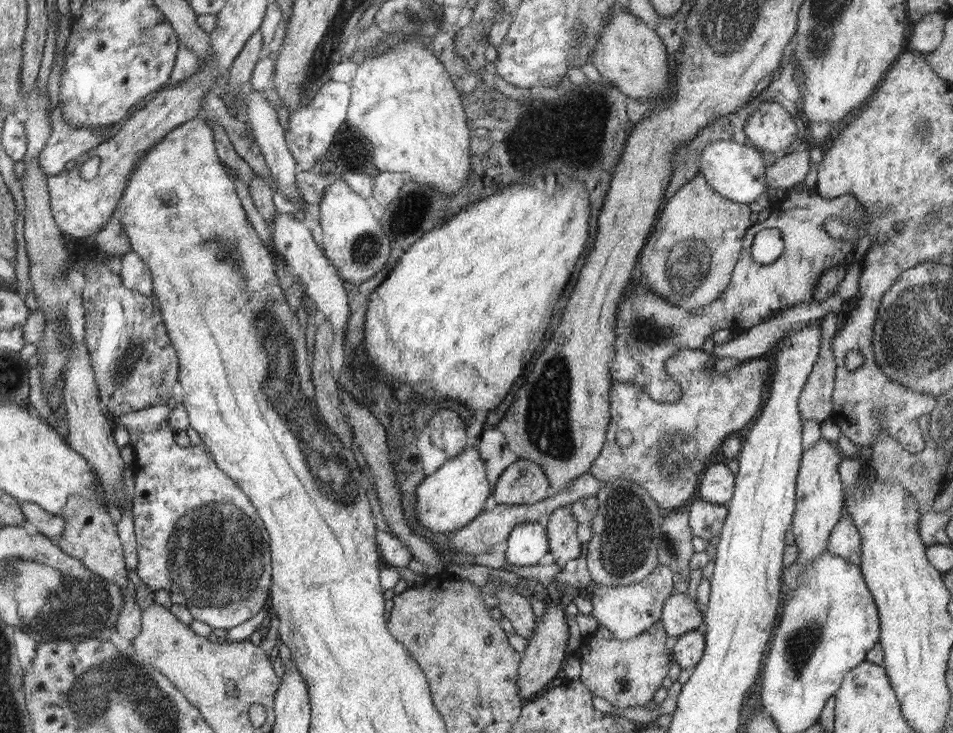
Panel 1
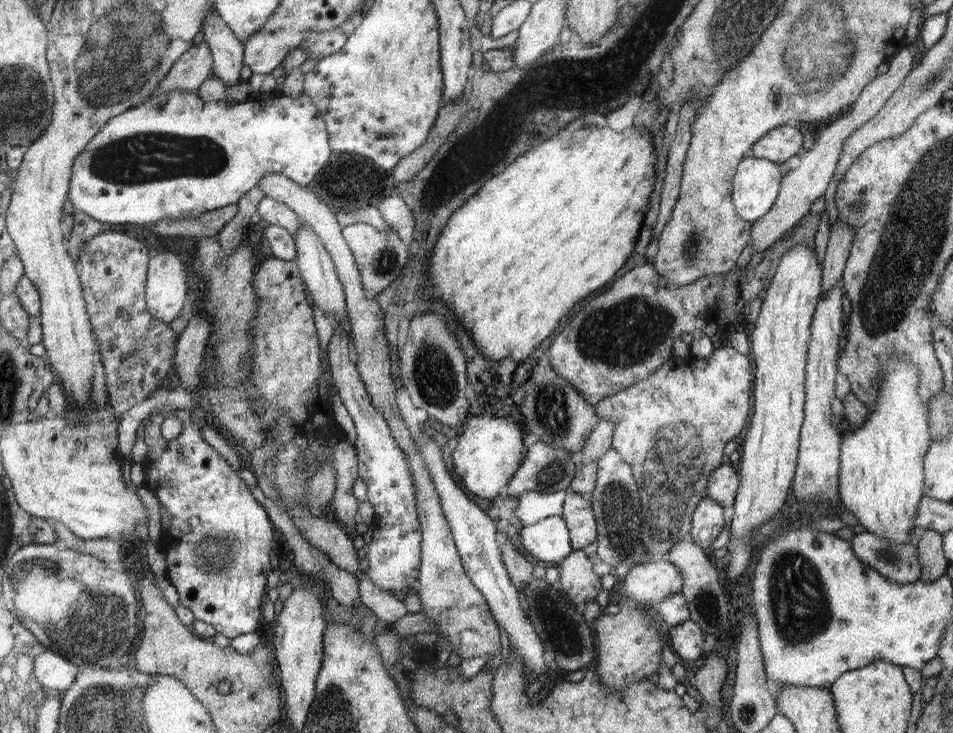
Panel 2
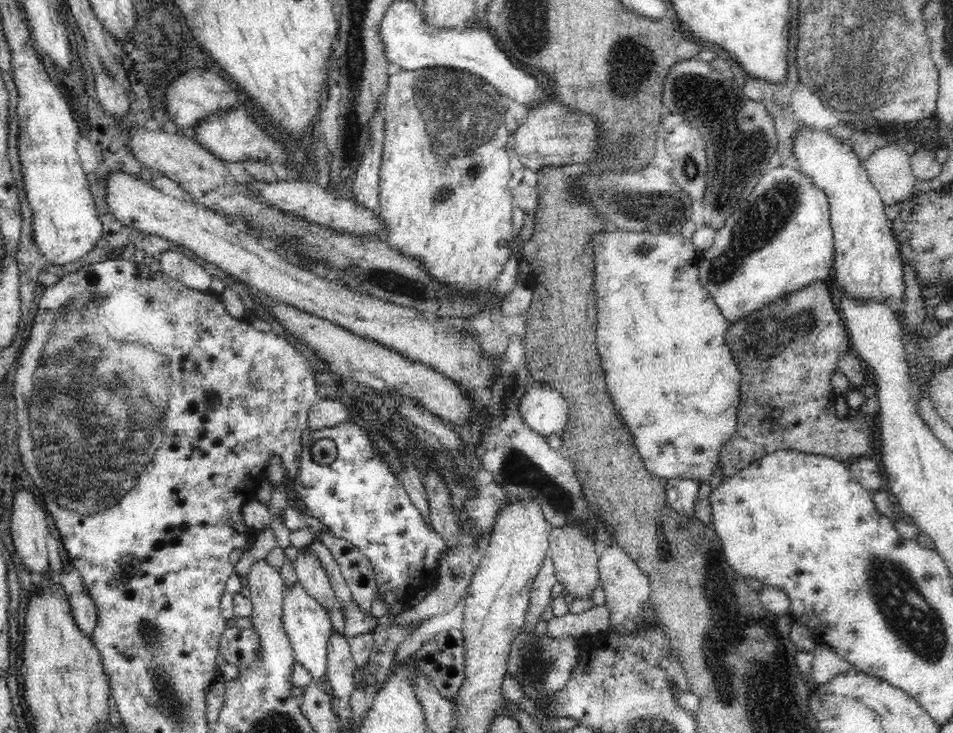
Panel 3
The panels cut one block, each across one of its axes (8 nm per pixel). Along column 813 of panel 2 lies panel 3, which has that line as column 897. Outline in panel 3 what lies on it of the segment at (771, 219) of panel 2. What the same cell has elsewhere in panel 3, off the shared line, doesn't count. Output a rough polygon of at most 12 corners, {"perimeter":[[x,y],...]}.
{"perimeter":[[901,146],[864,164],[885,207],[905,204],[917,181]]}

